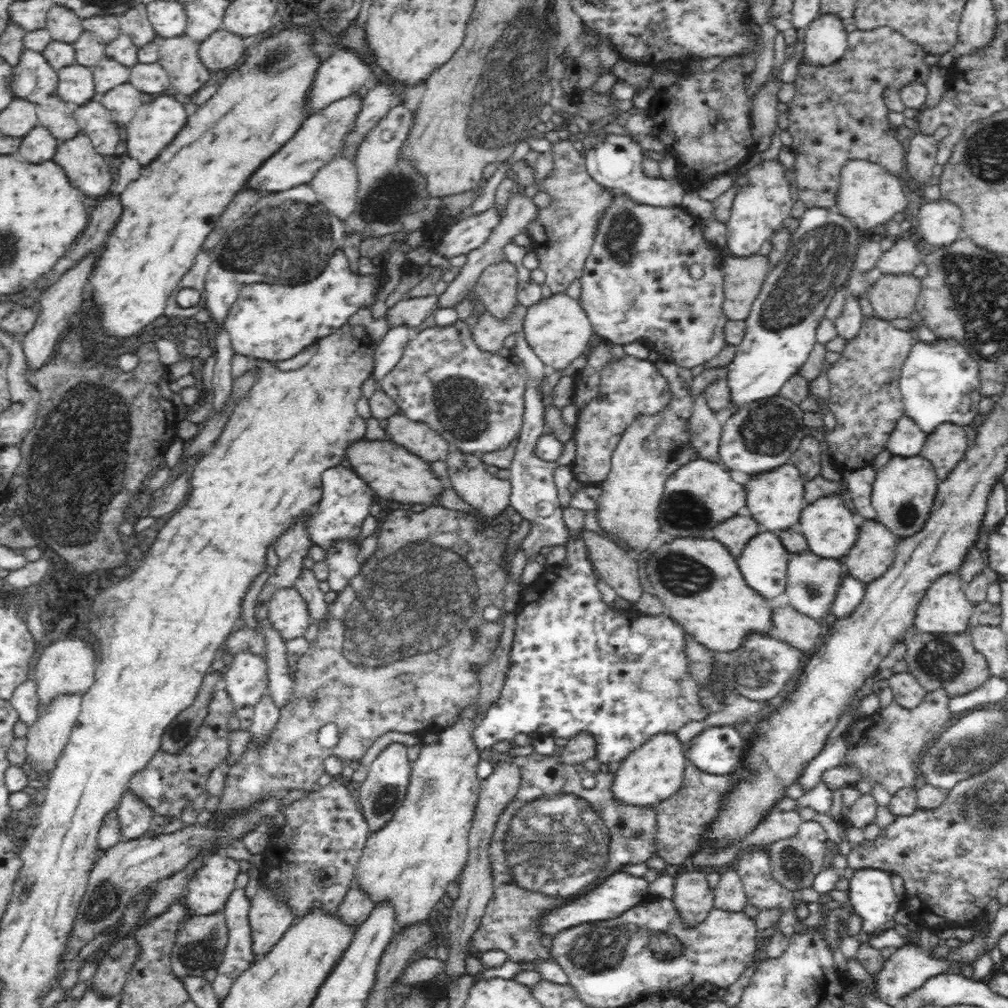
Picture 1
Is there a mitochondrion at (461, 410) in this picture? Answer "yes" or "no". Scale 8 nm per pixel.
yes

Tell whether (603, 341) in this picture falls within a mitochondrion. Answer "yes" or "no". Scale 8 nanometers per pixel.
no

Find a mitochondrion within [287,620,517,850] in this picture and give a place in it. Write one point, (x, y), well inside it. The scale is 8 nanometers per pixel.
(384, 801)

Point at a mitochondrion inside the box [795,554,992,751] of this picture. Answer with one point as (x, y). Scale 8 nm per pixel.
(939, 659)

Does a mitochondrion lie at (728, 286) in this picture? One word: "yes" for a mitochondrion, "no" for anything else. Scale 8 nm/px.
no

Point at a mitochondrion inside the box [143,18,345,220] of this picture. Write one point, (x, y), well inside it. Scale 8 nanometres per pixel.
(274, 59)

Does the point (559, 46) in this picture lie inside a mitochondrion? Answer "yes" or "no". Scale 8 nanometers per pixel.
yes

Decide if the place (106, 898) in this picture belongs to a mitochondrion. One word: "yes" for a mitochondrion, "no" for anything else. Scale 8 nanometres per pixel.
yes

